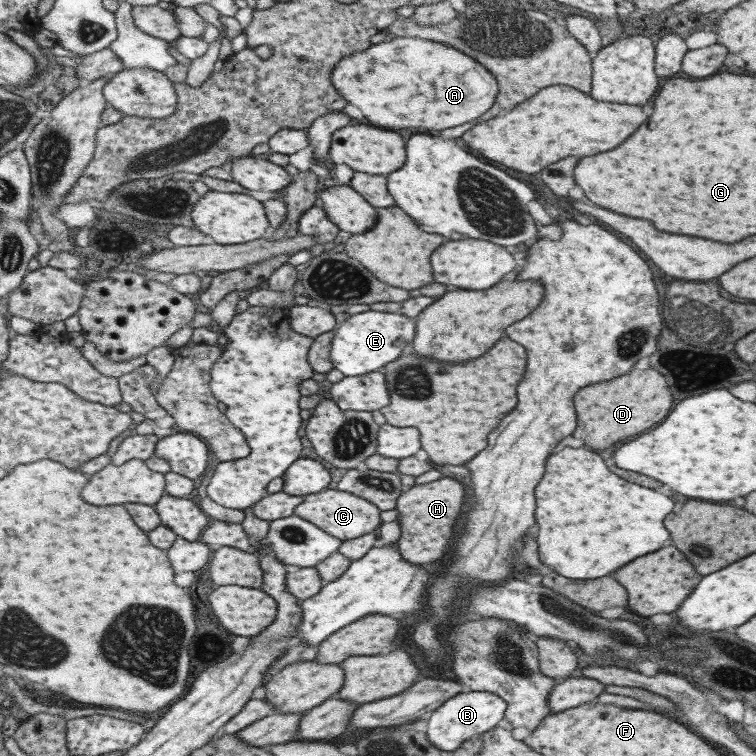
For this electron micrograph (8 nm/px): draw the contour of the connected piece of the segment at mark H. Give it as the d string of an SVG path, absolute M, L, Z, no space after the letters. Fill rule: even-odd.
M441 477L427 483L415 483L404 488L395 500L397 524L400 536L395 541L397 550L403 560L411 564L429 564L437 562L445 556L449 558L449 550L455 541L455 522L461 522L464 490L459 481L453 477Z

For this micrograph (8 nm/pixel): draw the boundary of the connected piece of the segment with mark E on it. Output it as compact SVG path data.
M371 309L352 314L336 325L329 345L329 362L343 376L355 376L381 370L382 366L401 355L403 347L413 340L413 324L399 313L385 313Z

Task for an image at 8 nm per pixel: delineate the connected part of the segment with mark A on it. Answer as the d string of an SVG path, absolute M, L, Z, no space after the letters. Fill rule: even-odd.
M395 37L378 44L370 44L365 50L355 51L341 57L331 69L331 84L337 94L355 108L361 110L363 118L371 126L381 129L421 128L421 130L443 130L459 126L481 116L495 98L497 84L475 60L467 58L463 52L441 42L420 38Z

